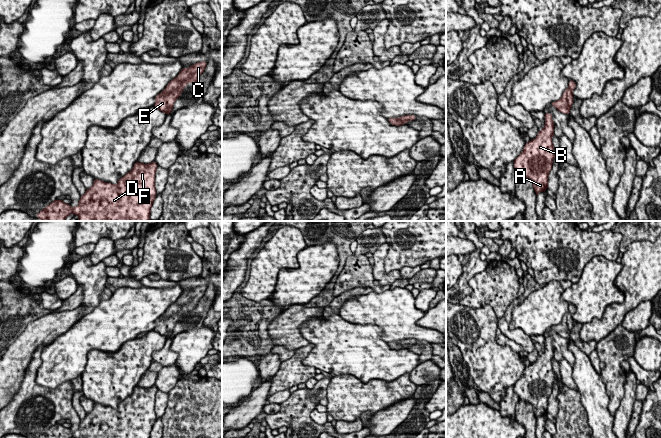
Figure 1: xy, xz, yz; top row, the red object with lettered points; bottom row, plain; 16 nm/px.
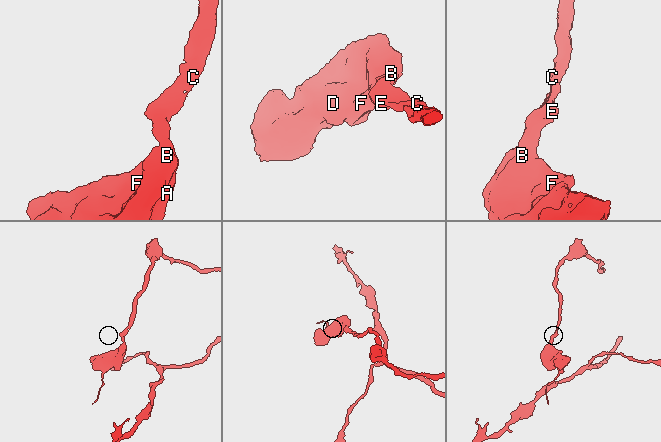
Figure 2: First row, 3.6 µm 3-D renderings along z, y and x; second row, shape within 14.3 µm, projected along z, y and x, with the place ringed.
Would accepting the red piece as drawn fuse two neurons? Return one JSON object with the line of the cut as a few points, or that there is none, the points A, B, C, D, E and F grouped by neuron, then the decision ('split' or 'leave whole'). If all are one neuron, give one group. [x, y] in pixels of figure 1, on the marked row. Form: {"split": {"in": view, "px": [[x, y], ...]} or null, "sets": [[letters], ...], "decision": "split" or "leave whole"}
{"split": null, "sets": [["A", "B", "C", "D", "E", "F"]], "decision": "leave whole"}

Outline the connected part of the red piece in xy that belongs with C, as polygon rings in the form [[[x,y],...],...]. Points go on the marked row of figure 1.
[[[202,61],[188,68],[183,67],[179,75],[171,80],[167,87],[155,97],[154,107],[160,111],[170,114],[176,99],[183,92],[185,85],[197,82],[199,76],[204,72],[208,62]]]

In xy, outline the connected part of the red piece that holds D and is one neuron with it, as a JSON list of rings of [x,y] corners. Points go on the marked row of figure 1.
[[[154,161],[149,164],[135,162],[133,169],[120,178],[117,185],[94,179],[93,186],[87,189],[85,194],[80,197],[79,204],[76,207],[72,208],[62,200],[56,199],[37,213],[36,217],[42,221],[65,221],[68,215],[74,213],[79,217],[79,221],[149,221],[151,207],[157,195],[155,189],[155,173],[157,167],[158,165]]]

